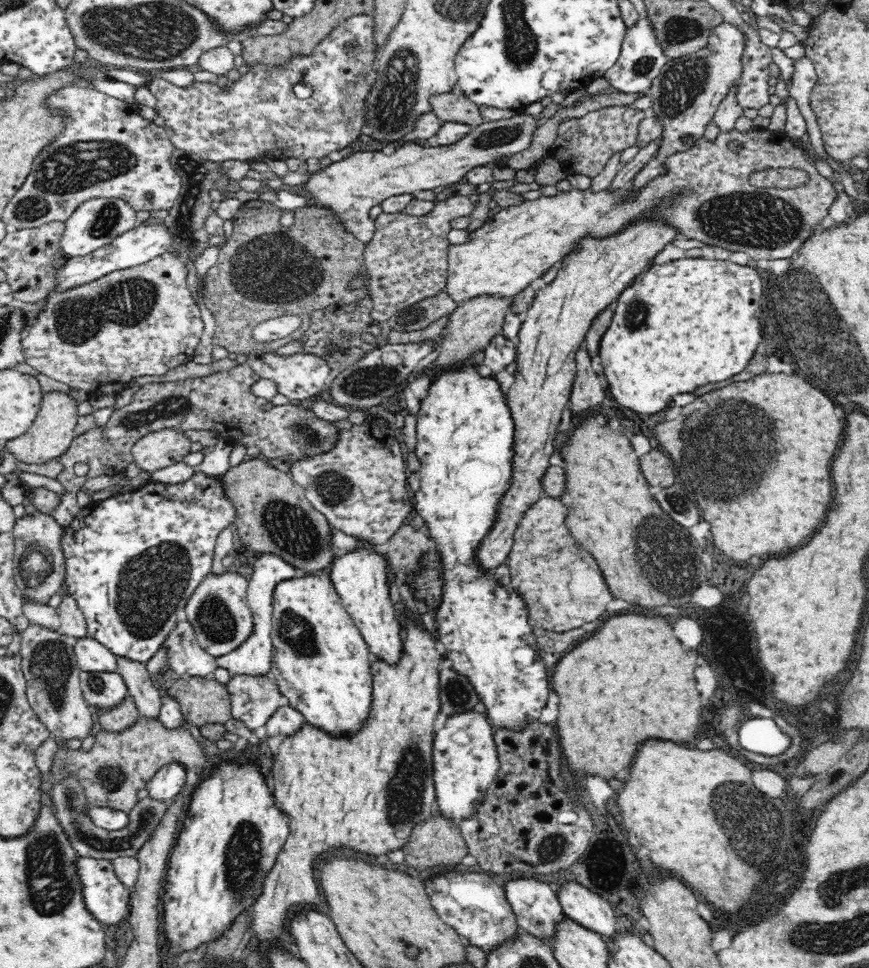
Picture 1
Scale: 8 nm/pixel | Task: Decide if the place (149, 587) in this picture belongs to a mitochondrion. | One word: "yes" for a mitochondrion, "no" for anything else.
yes

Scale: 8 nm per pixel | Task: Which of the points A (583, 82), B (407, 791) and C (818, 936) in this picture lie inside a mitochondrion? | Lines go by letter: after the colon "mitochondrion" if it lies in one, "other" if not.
A: other
B: mitochondrion
C: mitochondrion

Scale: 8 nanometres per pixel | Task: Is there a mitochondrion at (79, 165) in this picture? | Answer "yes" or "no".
yes

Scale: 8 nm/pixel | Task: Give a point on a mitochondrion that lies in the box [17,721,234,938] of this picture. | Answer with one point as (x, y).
(50, 887)

